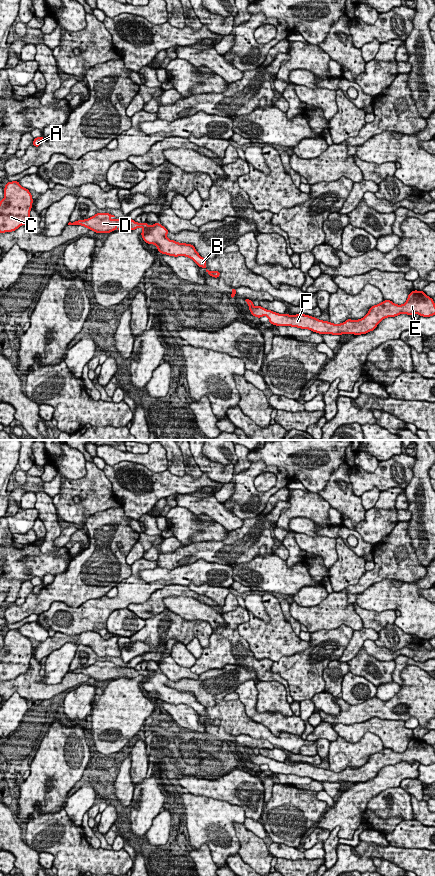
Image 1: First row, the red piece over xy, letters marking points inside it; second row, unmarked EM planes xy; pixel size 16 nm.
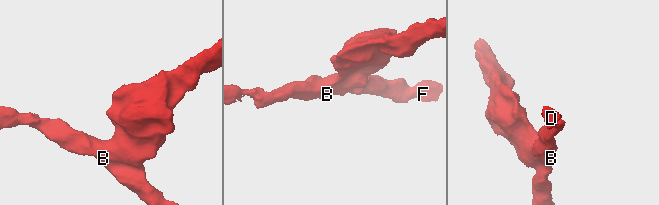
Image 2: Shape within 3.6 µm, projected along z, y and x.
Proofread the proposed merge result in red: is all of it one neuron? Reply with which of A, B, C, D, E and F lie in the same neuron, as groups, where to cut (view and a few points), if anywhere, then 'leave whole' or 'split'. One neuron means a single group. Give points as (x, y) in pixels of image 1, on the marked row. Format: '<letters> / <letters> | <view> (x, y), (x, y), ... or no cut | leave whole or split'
A B C D E F | no cut | leave whole

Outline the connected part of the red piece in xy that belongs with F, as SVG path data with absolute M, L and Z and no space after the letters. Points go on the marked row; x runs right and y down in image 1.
M422 290L412 291L407 301L402 304L394 304L390 300L384 300L380 304L369 308L369 312L359 320L347 319L340 324L333 324L330 321L318 320L305 314L279 314L267 310L260 305L255 307L253 301L245 300L249 306L251 314L257 318L267 316L269 322L276 326L291 326L301 329L309 329L319 334L354 334L361 335L373 331L377 325L385 318L396 317L400 314L414 315L419 314L423 317L435 315L435 303L433 298L427 296Z

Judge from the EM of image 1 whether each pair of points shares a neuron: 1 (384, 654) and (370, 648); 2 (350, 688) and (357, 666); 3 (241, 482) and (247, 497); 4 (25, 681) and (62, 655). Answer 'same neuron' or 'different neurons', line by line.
1: same neuron
2: different neurons
3: same neuron
4: different neurons

